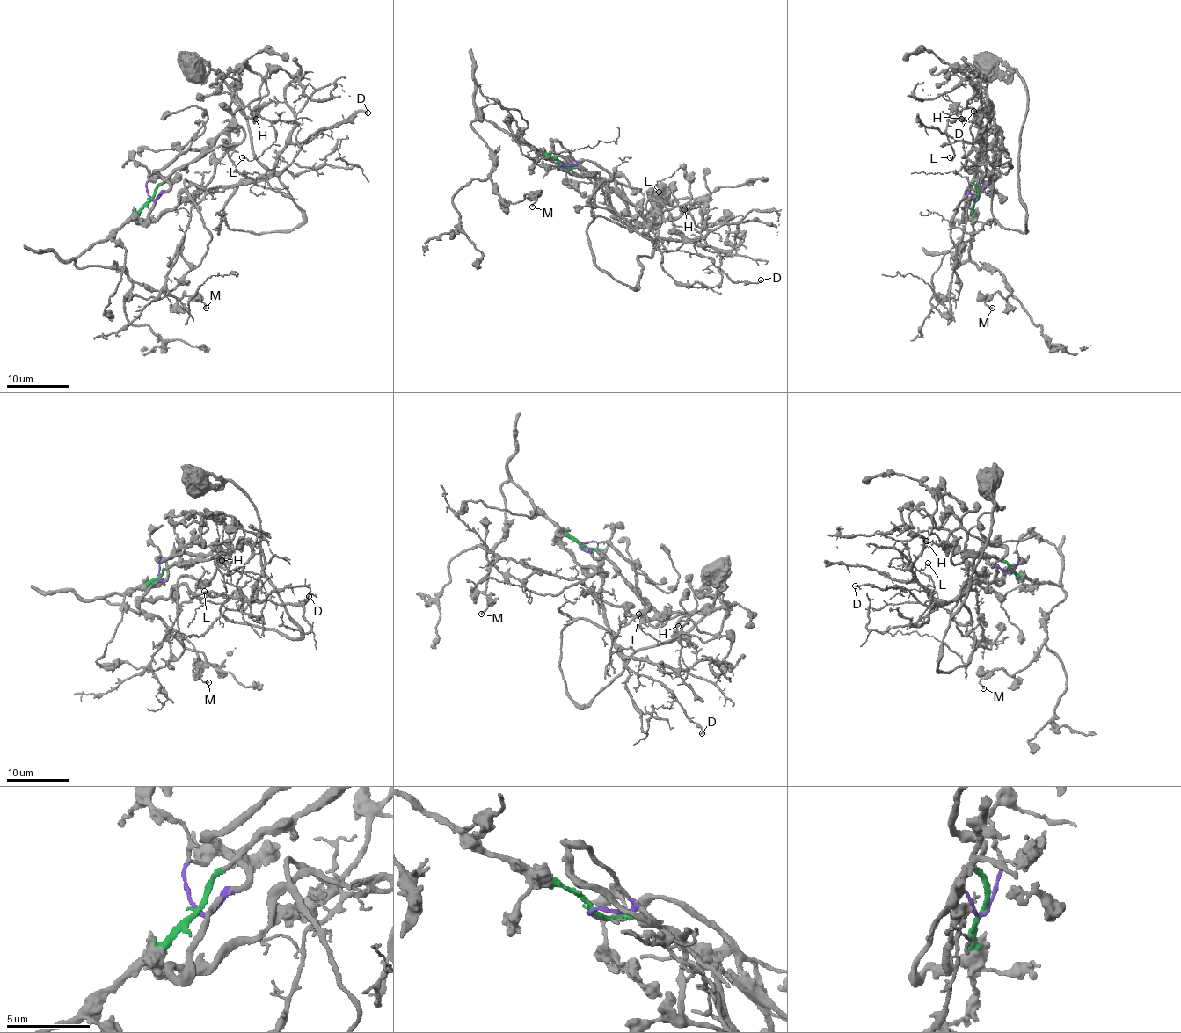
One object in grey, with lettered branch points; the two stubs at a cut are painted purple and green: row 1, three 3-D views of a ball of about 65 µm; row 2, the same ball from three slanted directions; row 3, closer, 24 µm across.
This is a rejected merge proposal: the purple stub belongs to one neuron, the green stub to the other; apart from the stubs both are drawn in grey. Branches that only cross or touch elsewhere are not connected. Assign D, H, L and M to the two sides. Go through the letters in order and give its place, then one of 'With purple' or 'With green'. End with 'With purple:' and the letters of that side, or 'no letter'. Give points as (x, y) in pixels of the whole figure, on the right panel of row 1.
D: Place: (973, 111). With purple
H: Place: (961, 119). With purple
L: Place: (950, 157). With purple
M: Place: (992, 308). With green
With purple: D, H, L

